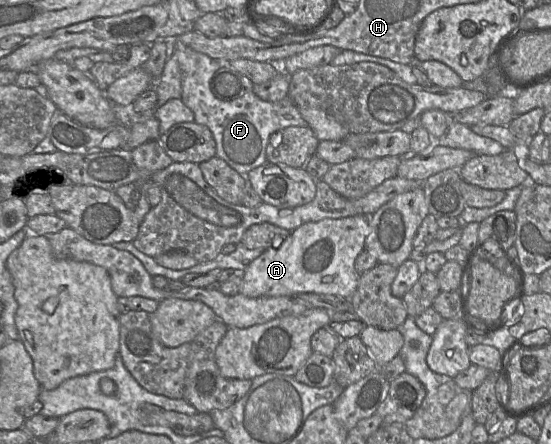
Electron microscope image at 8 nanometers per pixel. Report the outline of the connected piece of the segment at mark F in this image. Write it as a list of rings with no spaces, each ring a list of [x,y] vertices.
[[[177,40],[171,41],[171,56],[178,62],[182,82],[182,102],[193,112],[194,122],[205,125],[216,142],[216,156],[239,174],[246,174],[265,163],[270,135],[289,126],[307,126],[298,108],[286,97],[280,101],[261,100],[253,92],[229,101],[218,100],[211,92],[210,80],[224,62],[197,52]]]

